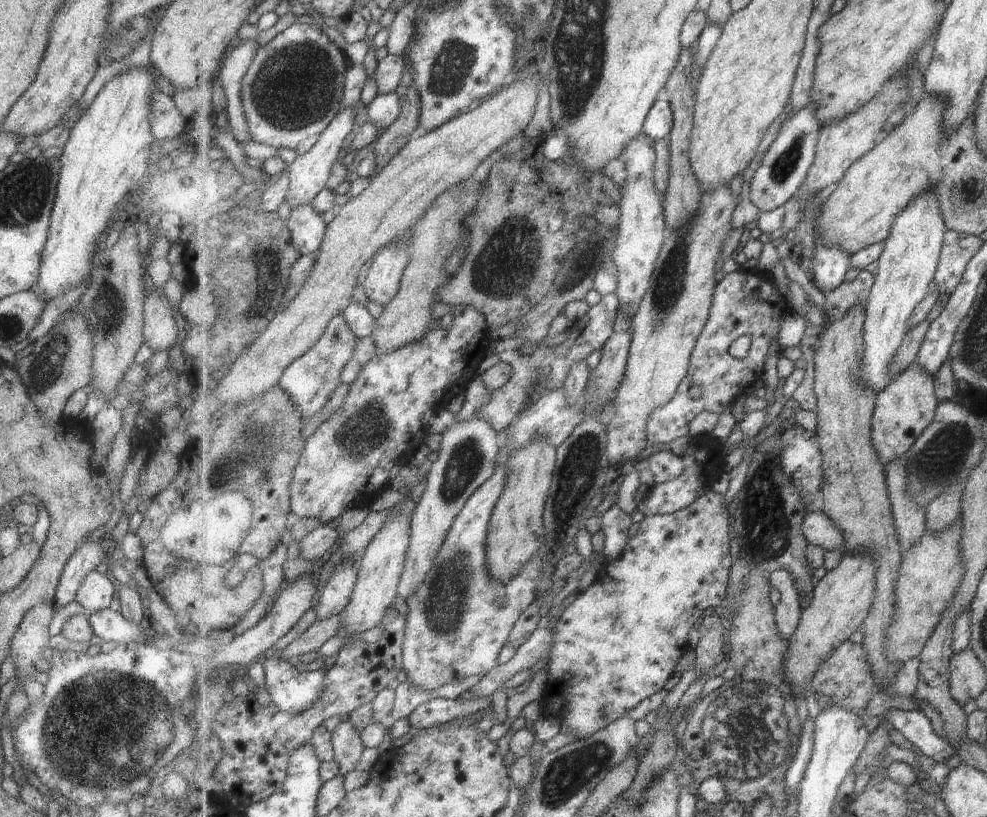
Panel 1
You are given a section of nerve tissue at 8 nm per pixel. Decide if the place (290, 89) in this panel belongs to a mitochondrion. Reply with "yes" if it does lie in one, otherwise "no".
yes

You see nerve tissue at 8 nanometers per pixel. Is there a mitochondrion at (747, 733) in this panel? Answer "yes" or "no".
yes

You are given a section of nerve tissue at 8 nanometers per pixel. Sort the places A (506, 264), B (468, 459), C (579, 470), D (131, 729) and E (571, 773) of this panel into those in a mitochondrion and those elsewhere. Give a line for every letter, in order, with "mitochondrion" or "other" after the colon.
A: mitochondrion
B: mitochondrion
C: mitochondrion
D: mitochondrion
E: mitochondrion

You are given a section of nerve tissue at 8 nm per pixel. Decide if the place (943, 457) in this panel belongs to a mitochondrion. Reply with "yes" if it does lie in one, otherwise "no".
yes

